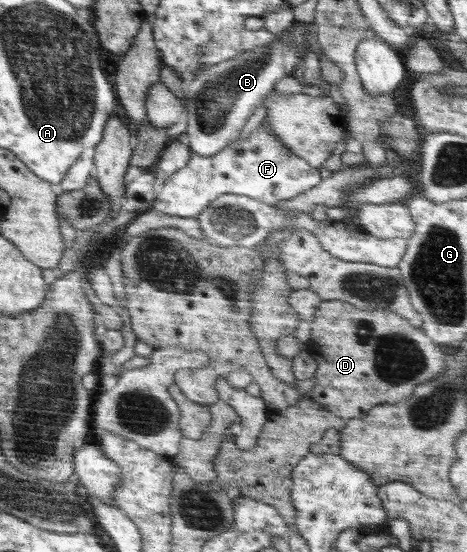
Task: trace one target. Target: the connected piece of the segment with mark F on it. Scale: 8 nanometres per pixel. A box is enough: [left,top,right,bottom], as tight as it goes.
[153,121,321,217]

